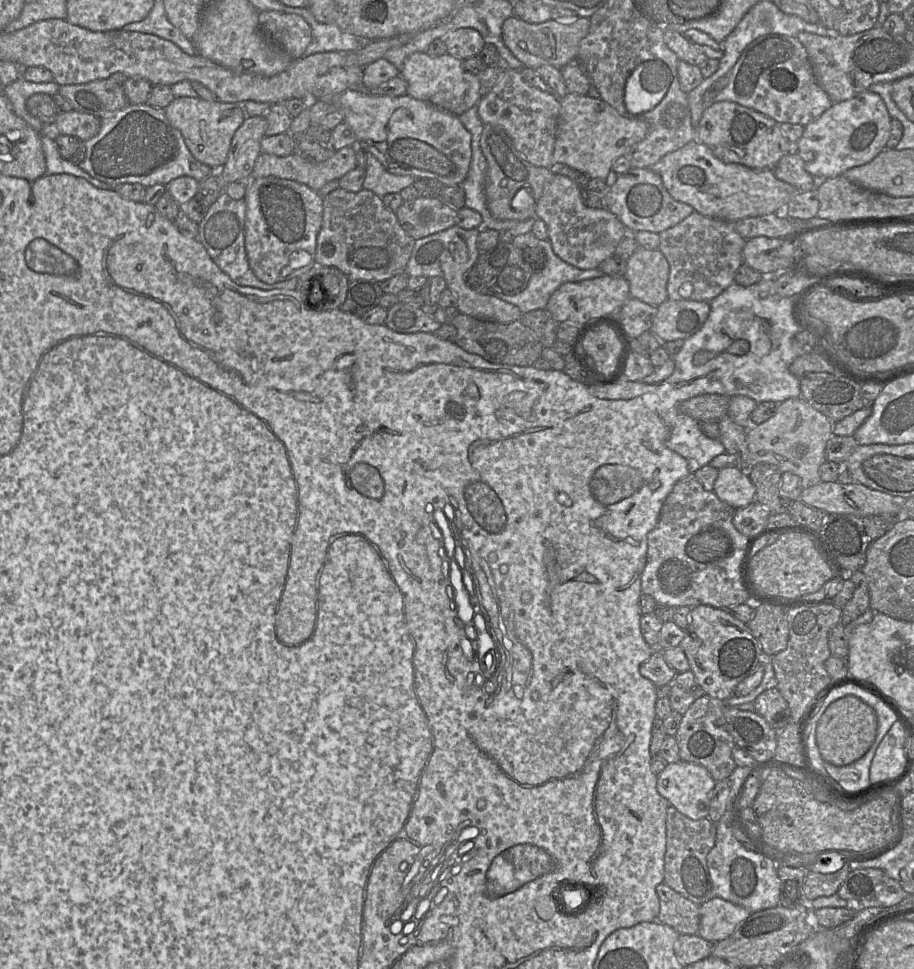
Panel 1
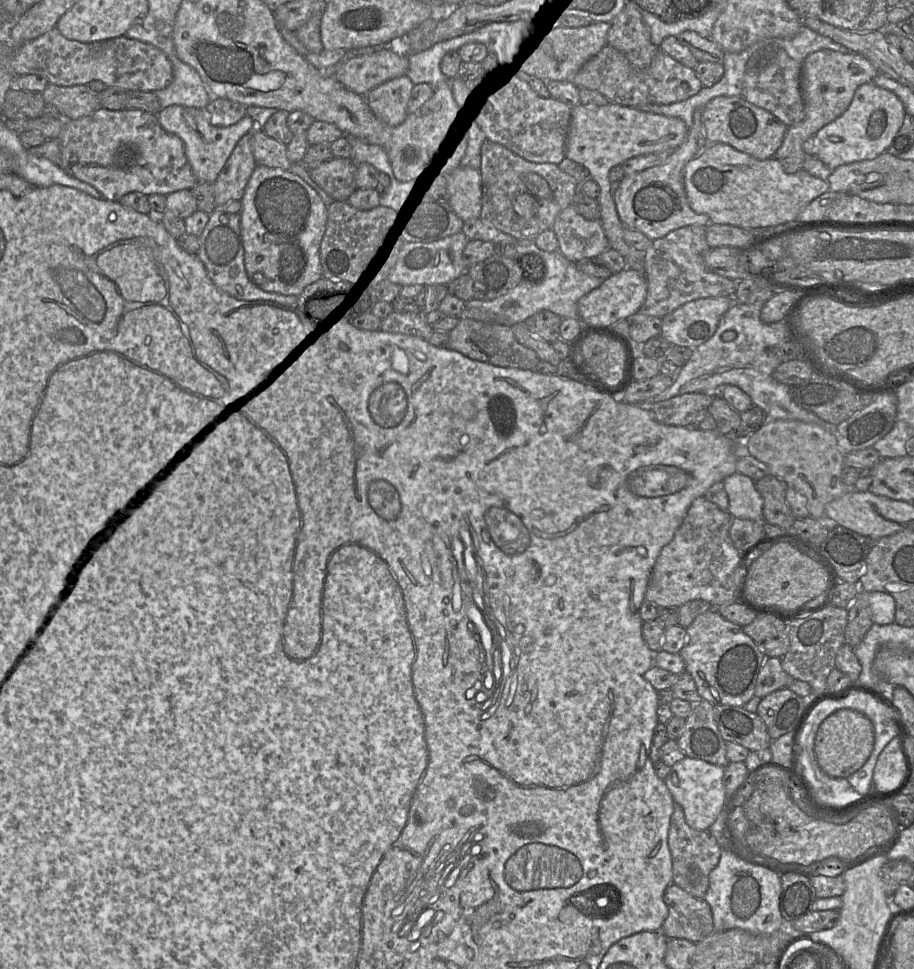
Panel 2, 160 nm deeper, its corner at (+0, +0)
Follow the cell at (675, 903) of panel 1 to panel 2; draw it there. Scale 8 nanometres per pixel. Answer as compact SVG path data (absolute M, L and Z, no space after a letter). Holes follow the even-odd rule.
M671 883L664 893L668 916L661 932L668 939L686 939L698 943L715 932L712 910L699 899Z

